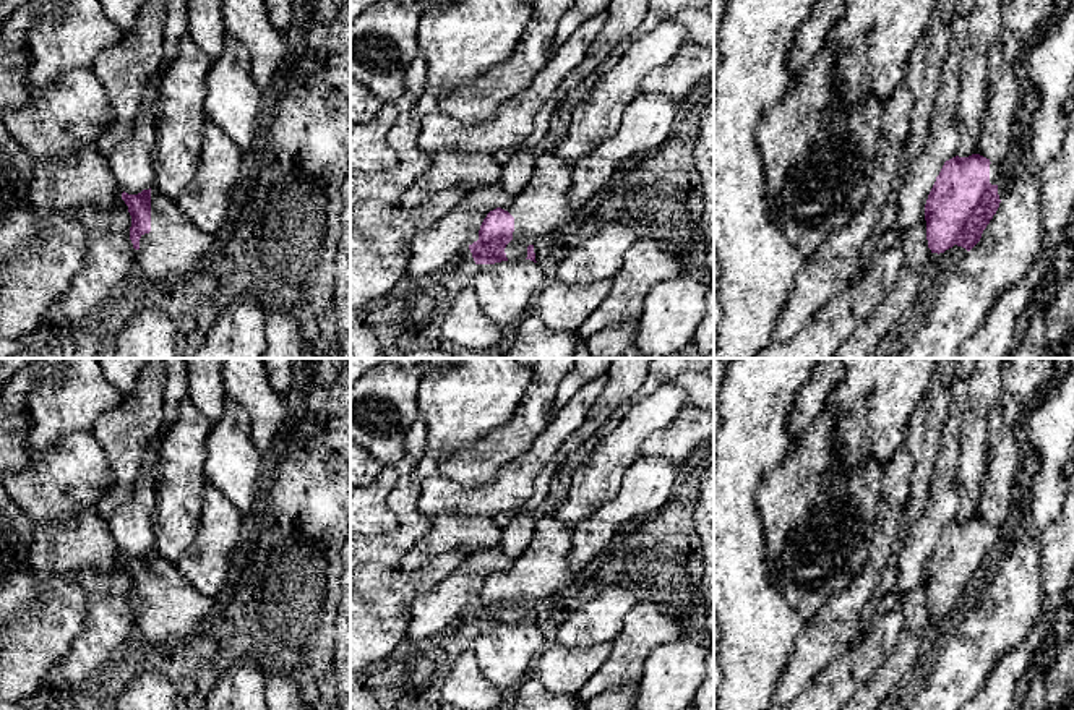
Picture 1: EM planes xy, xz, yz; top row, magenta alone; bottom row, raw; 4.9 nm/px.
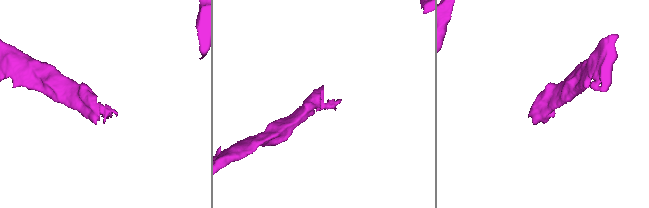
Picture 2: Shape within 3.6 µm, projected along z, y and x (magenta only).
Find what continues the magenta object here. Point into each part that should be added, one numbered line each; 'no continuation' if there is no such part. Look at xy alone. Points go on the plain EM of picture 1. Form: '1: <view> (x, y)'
1: xy (174, 610)

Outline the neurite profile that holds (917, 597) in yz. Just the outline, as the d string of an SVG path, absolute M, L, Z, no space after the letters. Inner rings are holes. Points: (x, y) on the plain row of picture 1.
M923 582L902 600L902 605L915 606L918 611L928 611L928 603L925 598L926 598L926 584Z

